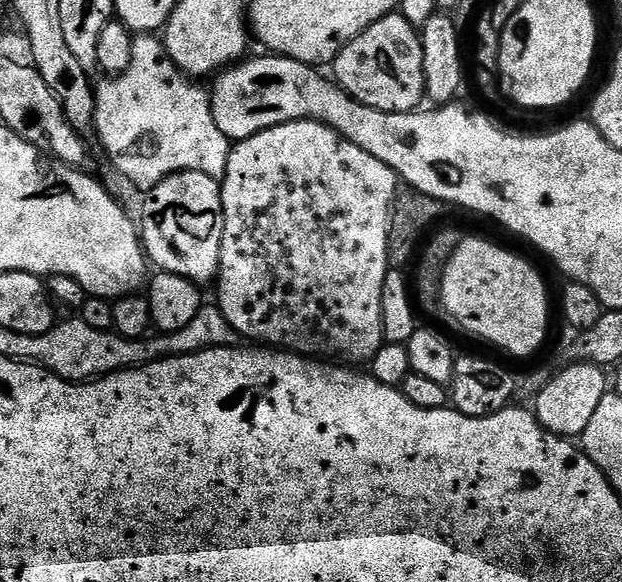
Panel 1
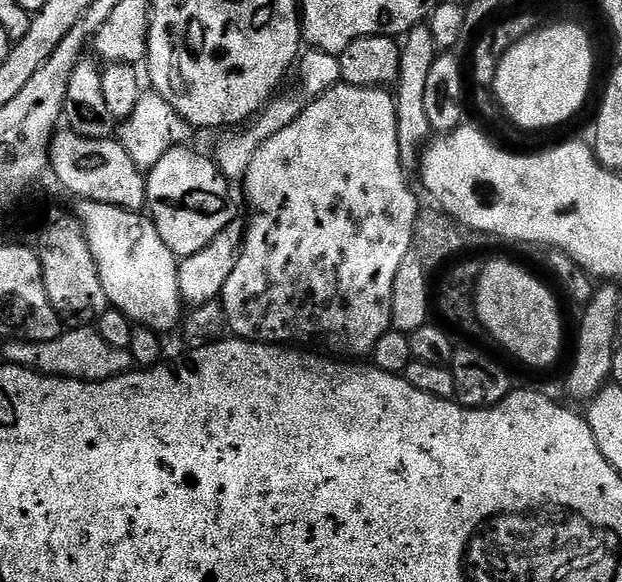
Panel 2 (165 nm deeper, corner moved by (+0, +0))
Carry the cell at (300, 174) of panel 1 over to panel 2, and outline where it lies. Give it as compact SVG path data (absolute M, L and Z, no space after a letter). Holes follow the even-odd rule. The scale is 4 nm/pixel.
M343 82L337 83L333 88L326 90L323 94L315 97L311 102L305 103L301 113L294 118L290 126L279 130L278 134L262 142L260 148L253 155L253 160L249 164L242 179L244 185L244 200L248 203L248 220L244 230L244 244L240 248L240 257L234 266L234 274L226 278L226 286L222 293L222 303L224 305L224 318L229 329L233 328L235 335L242 340L251 340L258 344L275 344L277 346L299 346L304 350L311 350L316 354L327 354L332 358L360 358L356 356L371 357L374 346L382 334L386 334L392 328L392 295L394 294L394 278L398 278L398 266L402 266L404 259L410 255L414 248L414 237L416 235L416 217L420 215L421 205L416 205L416 196L412 193L412 188L408 185L406 165L400 161L400 143L398 142L398 118L396 117L396 98L387 87L377 86L375 88L359 88L353 84Z

